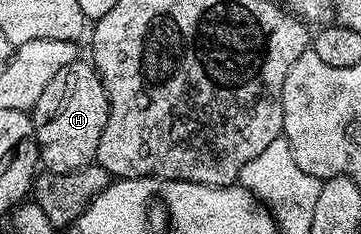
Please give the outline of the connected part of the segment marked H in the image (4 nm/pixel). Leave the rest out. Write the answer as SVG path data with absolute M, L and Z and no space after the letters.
M79 61L64 65L64 69L48 81L44 93L40 93L40 101L36 101L32 108L41 166L52 173L72 173L95 162L100 149L100 136L104 134L104 125L108 125L109 108L108 93L93 62Z

